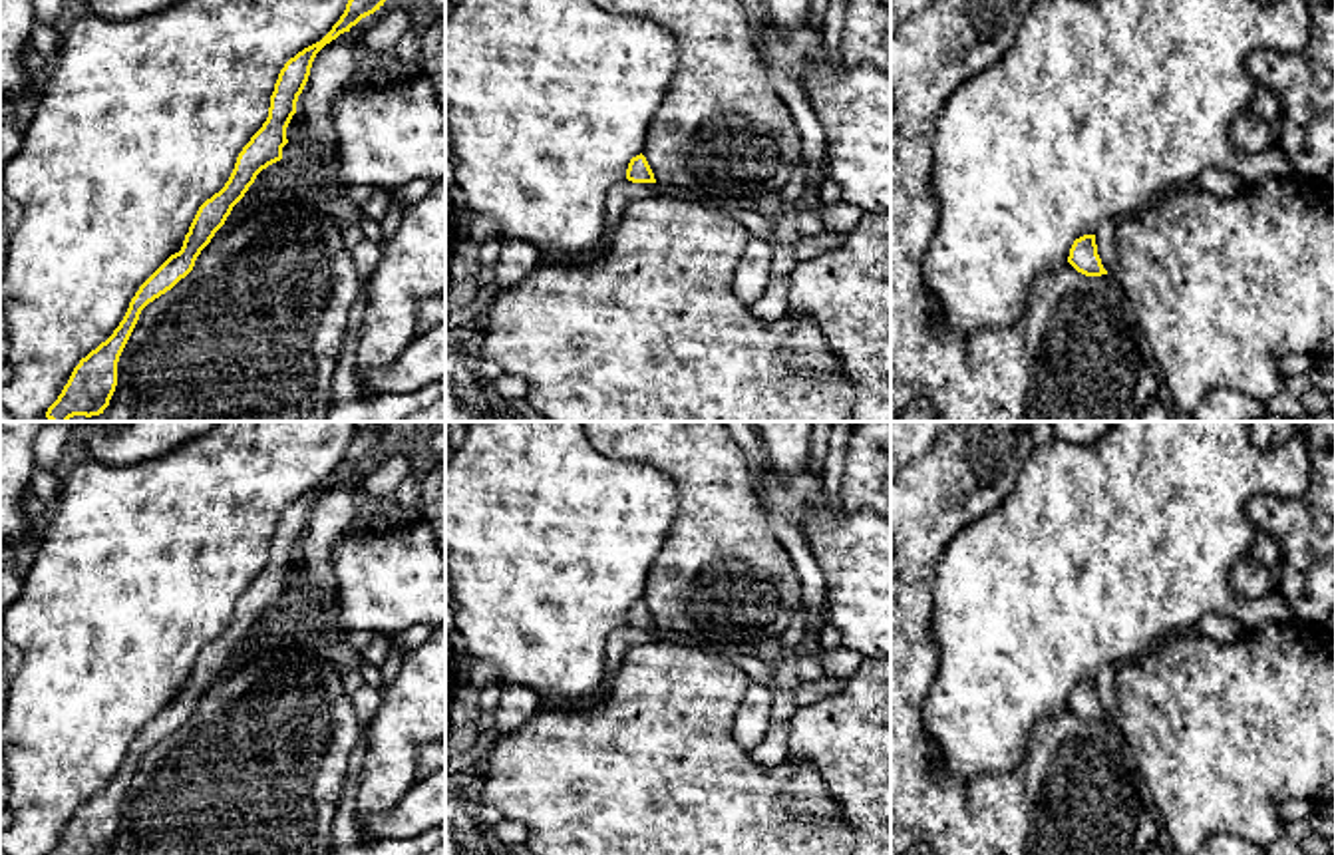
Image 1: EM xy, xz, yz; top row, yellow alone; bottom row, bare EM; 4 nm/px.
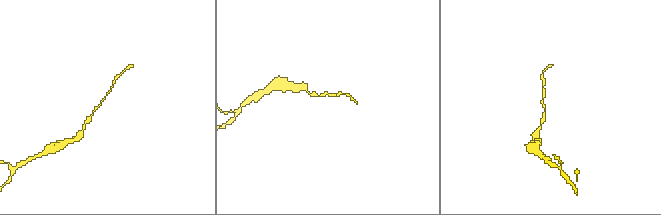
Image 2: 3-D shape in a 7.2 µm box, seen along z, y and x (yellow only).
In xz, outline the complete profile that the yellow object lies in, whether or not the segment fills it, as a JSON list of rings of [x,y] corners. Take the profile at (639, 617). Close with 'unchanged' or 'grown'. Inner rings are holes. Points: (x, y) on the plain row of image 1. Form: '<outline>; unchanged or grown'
[[[642,598],[630,604],[626,624],[632,628],[656,628],[654,618]]]; unchanged

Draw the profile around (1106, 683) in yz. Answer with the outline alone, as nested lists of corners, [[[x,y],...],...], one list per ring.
[[[1105,664],[1095,676],[1095,690],[1101,710],[1107,718],[1115,718],[1117,712],[1117,668]]]

